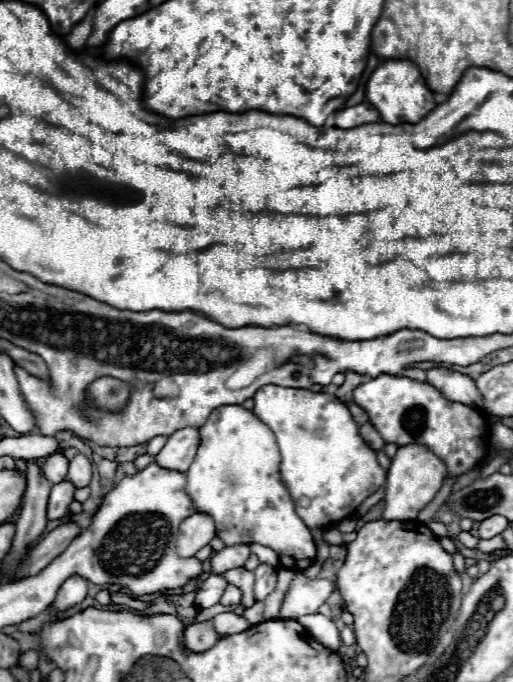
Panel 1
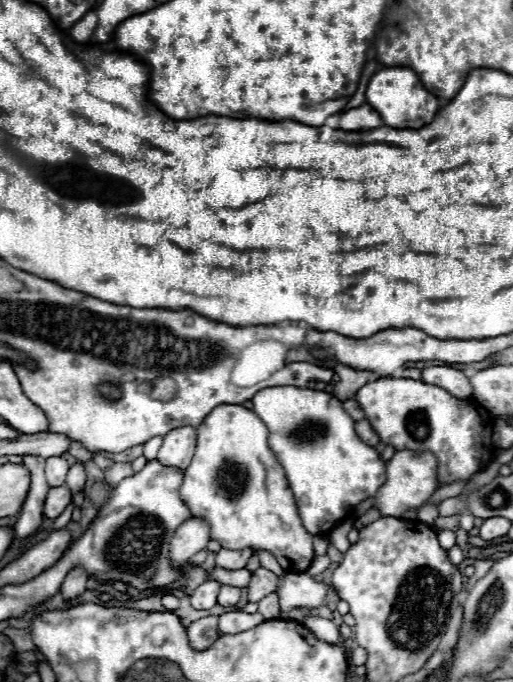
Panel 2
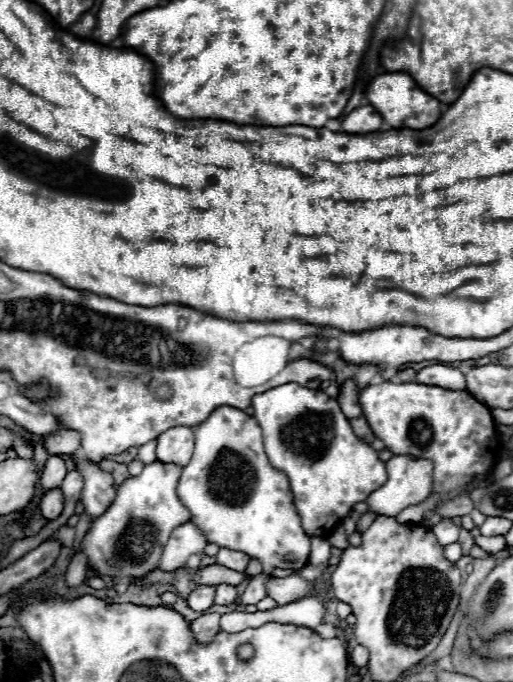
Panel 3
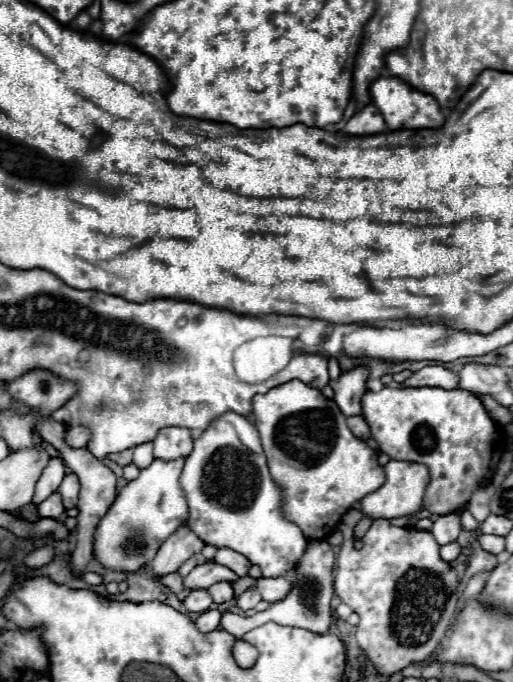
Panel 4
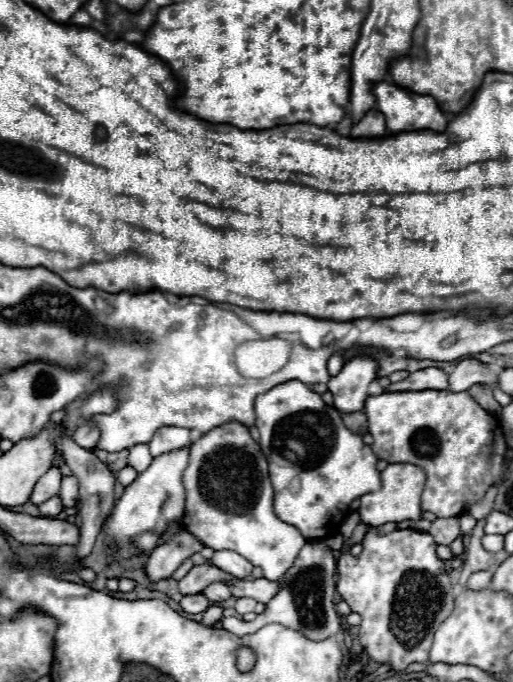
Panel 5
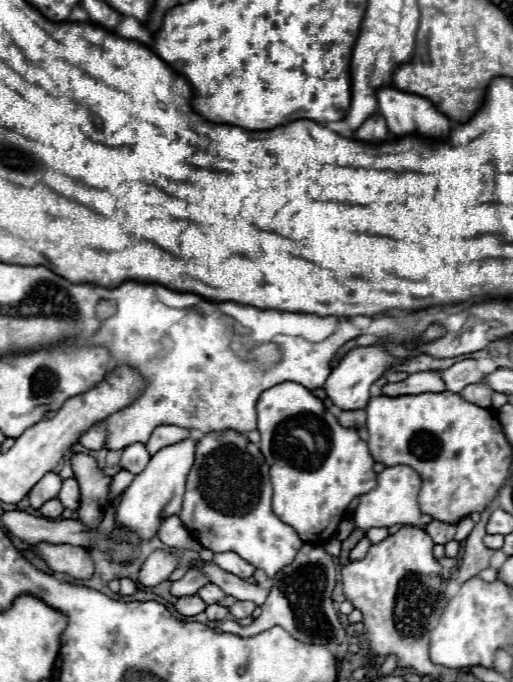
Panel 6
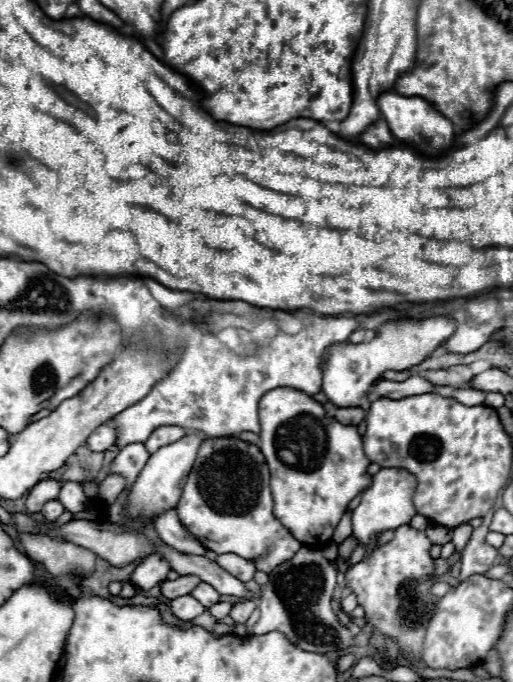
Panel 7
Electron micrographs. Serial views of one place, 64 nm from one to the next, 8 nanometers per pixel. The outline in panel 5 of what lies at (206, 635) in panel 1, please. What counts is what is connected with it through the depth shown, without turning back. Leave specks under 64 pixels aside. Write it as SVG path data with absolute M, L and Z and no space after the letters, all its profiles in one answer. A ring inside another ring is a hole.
M210 606L210 610L206 610L206 614L204 614L204 618L202 618L200 624L208 626L208 628L216 626L216 624L222 620L222 612L224 612L224 610L222 610L220 606Z

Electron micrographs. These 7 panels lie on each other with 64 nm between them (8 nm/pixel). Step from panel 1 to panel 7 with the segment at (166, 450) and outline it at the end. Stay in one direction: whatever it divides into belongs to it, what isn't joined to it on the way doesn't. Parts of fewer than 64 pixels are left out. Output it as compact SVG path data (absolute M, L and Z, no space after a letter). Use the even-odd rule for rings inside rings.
M160 426L146 440L146 448L150 450L150 454L154 454L158 448L168 446L168 444L172 444L172 442L176 442L176 440L180 440L184 436L186 436L184 428L178 428L178 426Z

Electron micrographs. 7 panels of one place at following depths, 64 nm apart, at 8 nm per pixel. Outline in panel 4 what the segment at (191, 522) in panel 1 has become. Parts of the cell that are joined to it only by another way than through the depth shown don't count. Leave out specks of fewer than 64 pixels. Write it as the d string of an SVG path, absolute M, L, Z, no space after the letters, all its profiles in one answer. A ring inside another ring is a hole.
M184 524L180 526L156 552L150 568L158 576L166 576L176 572L190 556L202 552L206 544Z

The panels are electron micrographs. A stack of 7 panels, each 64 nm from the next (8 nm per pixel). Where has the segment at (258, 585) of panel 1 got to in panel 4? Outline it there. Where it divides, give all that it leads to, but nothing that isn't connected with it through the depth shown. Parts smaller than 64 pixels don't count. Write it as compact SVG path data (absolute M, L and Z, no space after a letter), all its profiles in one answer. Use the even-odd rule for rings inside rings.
M248 588L244 594L238 596L238 608L250 610L250 608L254 608L260 600L262 600L262 596L258 594L258 590L256 590L256 588Z

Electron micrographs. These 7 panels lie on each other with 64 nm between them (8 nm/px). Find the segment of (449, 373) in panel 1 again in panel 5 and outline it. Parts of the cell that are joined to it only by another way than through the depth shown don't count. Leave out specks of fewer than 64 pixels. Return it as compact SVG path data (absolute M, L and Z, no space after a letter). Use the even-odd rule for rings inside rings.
M424 368L418 372L412 372L406 380L390 384L388 392L406 392L406 390L446 390L448 374L440 368Z

